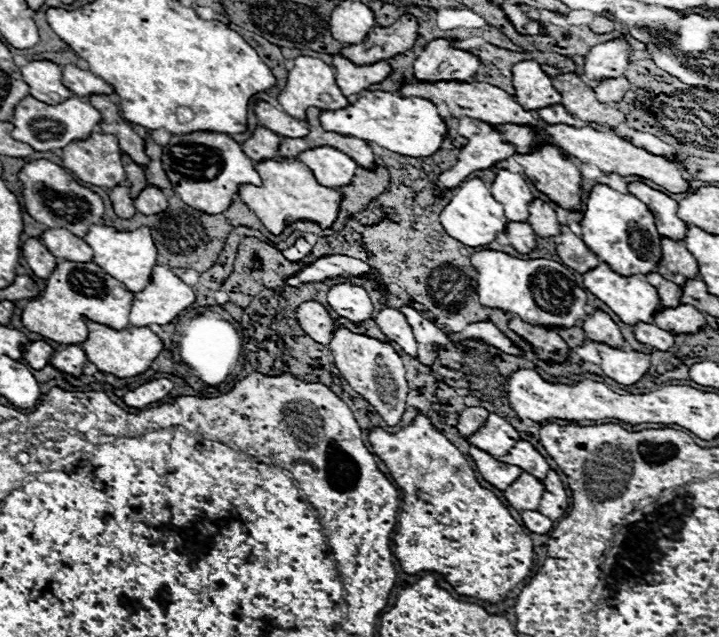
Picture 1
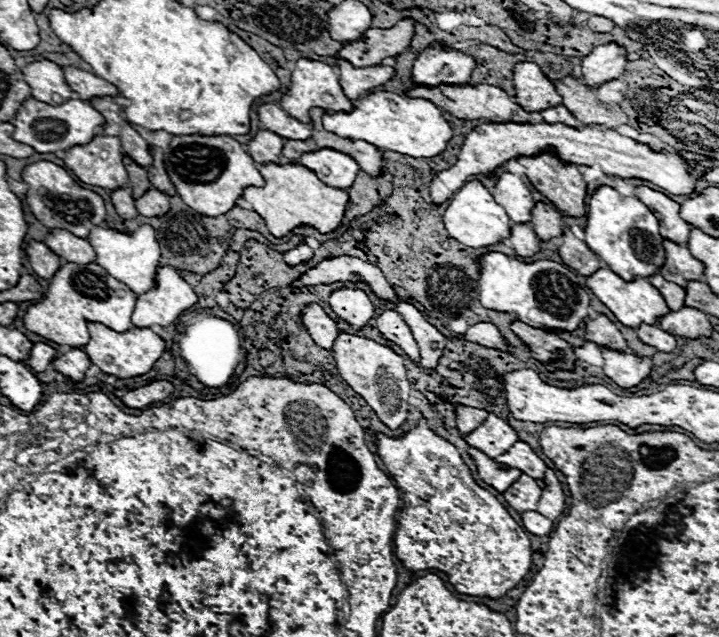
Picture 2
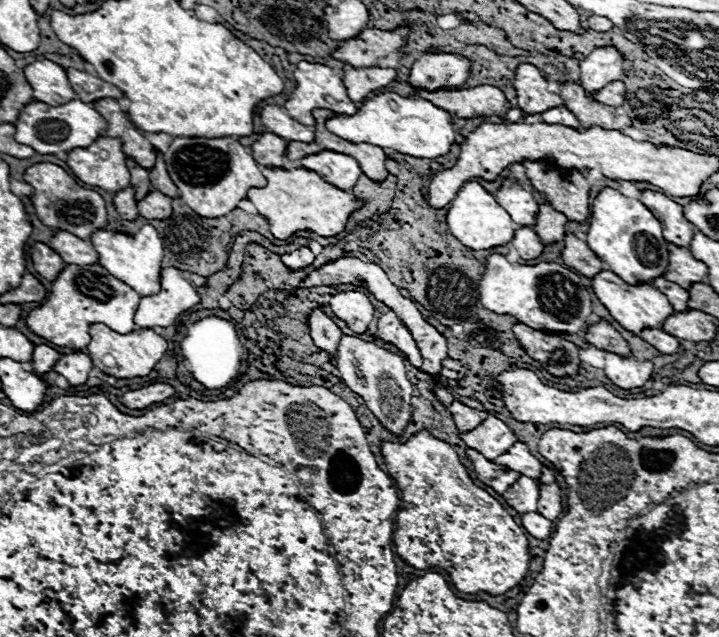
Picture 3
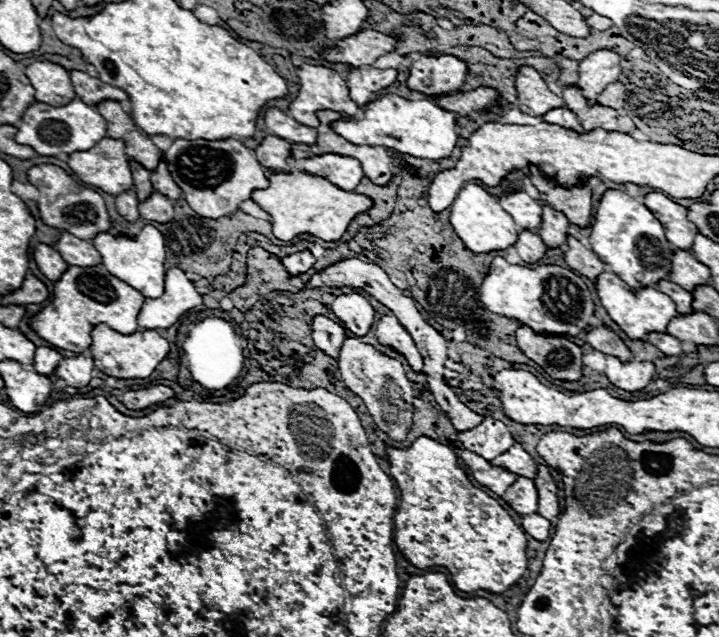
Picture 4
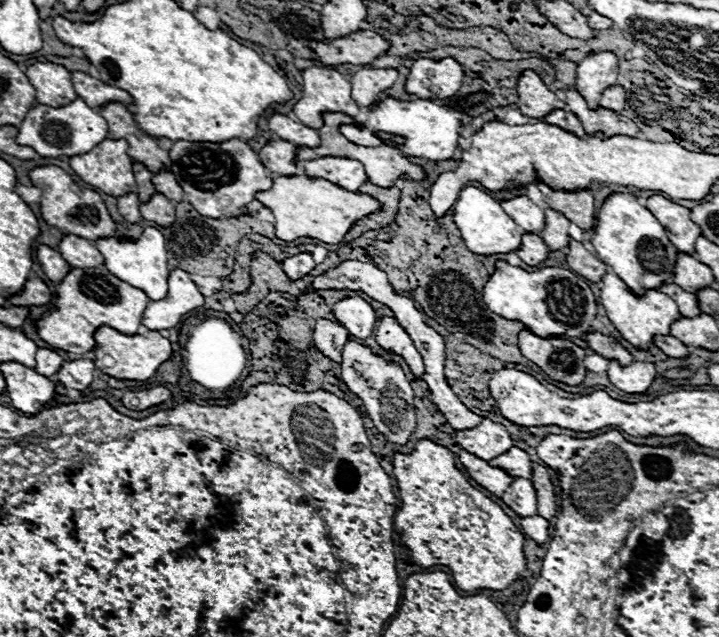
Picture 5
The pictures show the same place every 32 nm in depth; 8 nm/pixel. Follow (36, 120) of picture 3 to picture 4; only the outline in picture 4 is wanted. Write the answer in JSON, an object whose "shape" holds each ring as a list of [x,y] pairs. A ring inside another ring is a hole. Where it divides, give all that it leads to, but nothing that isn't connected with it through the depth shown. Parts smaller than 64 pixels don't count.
{"shape":[[[76,98],[58,108],[46,106],[42,102],[30,104],[30,108],[26,108],[26,112],[22,114],[14,140],[18,140],[18,144],[32,146],[42,156],[58,156],[60,152],[72,154],[76,150],[88,150],[104,136],[106,136],[106,120],[92,106]]]}

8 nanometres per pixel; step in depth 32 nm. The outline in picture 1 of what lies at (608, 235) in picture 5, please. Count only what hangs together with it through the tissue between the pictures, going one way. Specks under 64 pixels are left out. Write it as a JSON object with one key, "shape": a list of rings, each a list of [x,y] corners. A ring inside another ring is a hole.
{"shape":[[[594,184],[584,198],[580,230],[584,244],[600,258],[600,262],[606,262],[614,272],[622,276],[654,272],[662,256],[660,234],[654,226],[654,216],[646,208],[646,204],[640,202],[636,196],[616,192],[606,184]]]}

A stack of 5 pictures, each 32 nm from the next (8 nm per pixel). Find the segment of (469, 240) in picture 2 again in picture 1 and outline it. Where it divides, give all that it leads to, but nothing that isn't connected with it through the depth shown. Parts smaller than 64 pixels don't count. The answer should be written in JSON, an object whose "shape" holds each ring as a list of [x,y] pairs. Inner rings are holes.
{"shape":[[[482,178],[466,180],[456,194],[450,198],[450,202],[440,212],[440,224],[444,230],[456,238],[458,242],[466,246],[486,246],[490,244],[498,232],[504,232],[508,218],[504,216],[504,208],[500,202],[496,202]]]}

